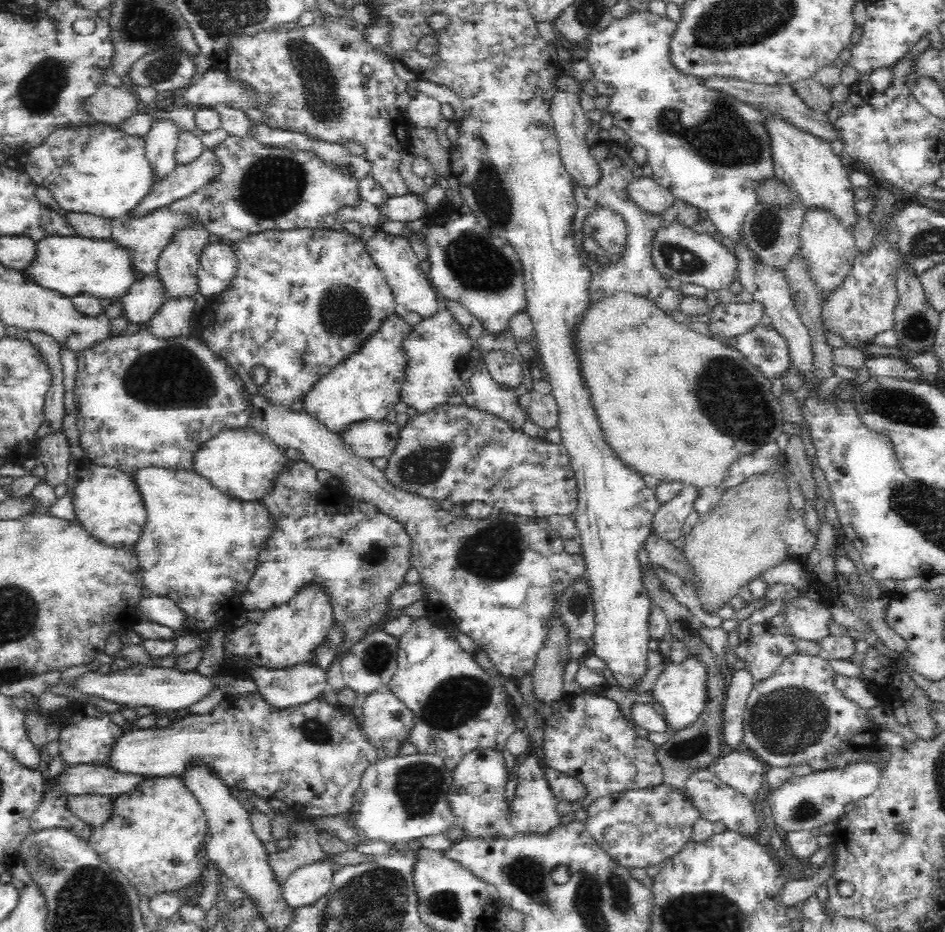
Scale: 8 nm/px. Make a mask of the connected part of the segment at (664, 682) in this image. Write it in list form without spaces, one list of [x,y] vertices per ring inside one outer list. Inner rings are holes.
[[[662,654],[664,670],[659,674],[651,689],[653,702],[662,704],[665,722],[675,731],[685,730],[691,726],[704,710],[707,699],[706,671],[699,660],[688,656],[682,664],[674,664]]]

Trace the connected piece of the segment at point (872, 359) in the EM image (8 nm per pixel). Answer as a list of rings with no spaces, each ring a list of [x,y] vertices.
[[[874,353],[865,355],[864,366],[871,376],[892,376],[906,380],[919,380],[921,373],[905,360],[895,357],[880,356]]]

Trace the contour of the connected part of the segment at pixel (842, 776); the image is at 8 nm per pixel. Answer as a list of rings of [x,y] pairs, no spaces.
[[[870,761],[847,765],[844,769],[814,771],[807,776],[793,776],[788,782],[783,779],[780,787],[768,795],[771,813],[780,832],[811,831],[828,824],[836,823],[844,815],[844,807],[873,794],[879,786],[881,772],[879,765]]]

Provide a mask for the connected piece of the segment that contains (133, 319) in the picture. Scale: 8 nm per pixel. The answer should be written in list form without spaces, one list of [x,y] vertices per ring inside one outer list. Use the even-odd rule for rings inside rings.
[[[157,273],[139,278],[122,297],[123,315],[132,324],[147,326],[164,304],[165,293],[166,289]]]

